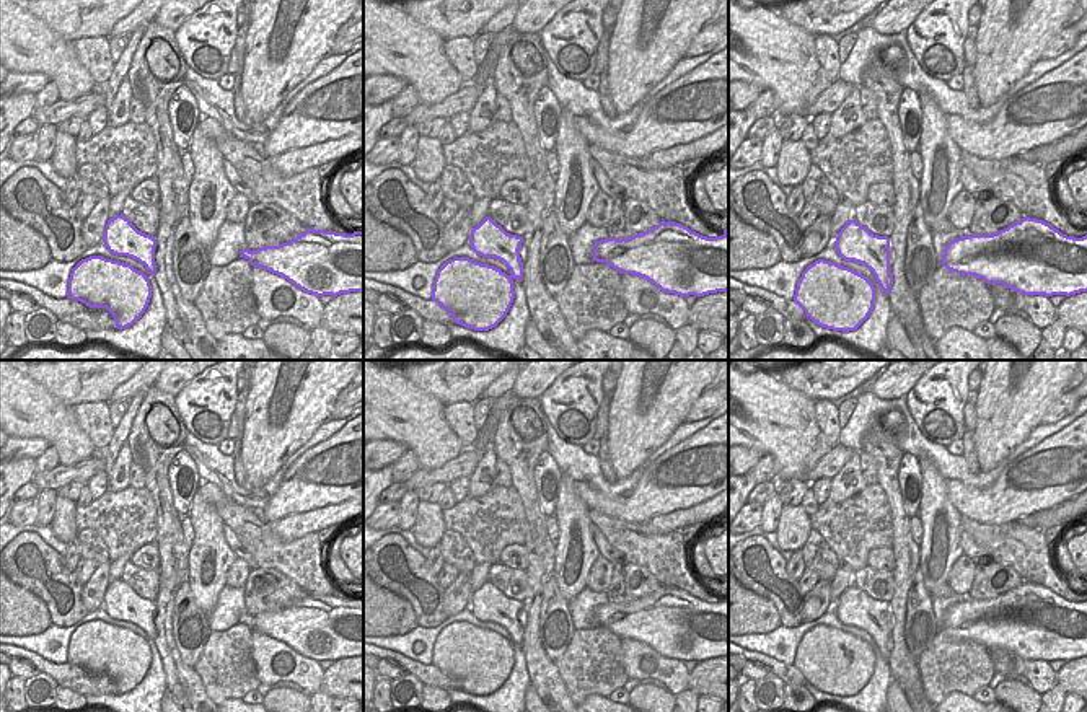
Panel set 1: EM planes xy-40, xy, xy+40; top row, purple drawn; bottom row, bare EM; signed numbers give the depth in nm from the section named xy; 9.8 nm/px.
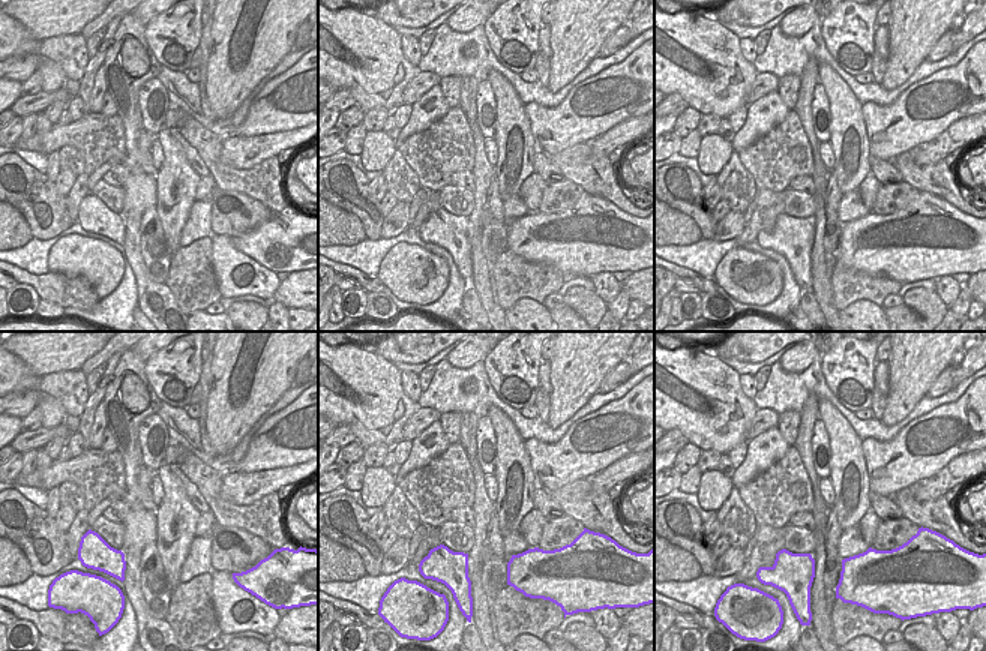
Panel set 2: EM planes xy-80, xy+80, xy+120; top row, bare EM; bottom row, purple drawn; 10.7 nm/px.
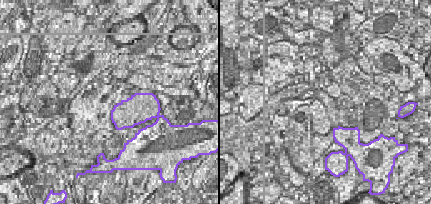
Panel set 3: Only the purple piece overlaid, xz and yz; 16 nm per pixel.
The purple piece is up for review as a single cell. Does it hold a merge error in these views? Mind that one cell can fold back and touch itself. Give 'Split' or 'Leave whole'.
Leave whole.

